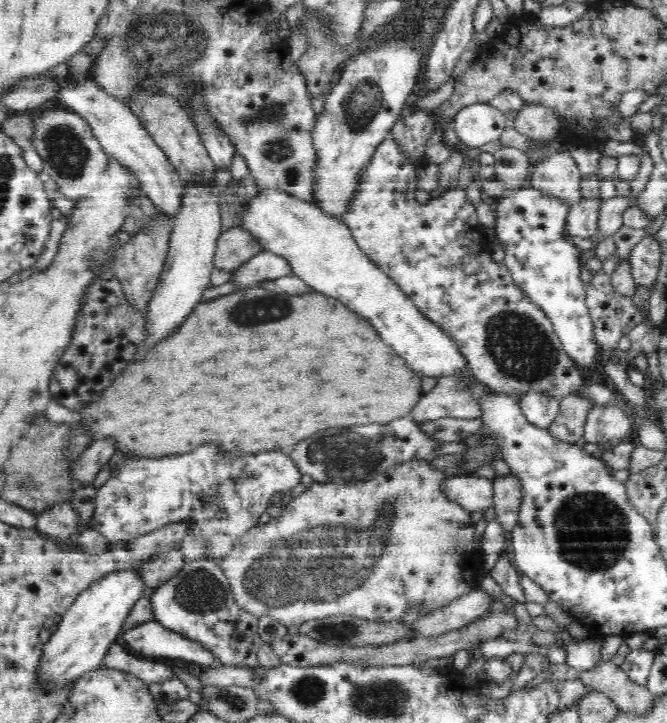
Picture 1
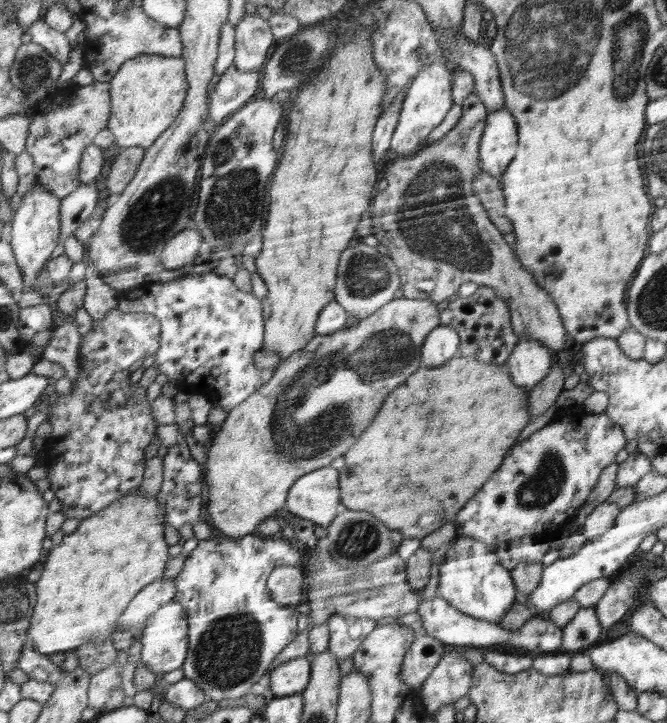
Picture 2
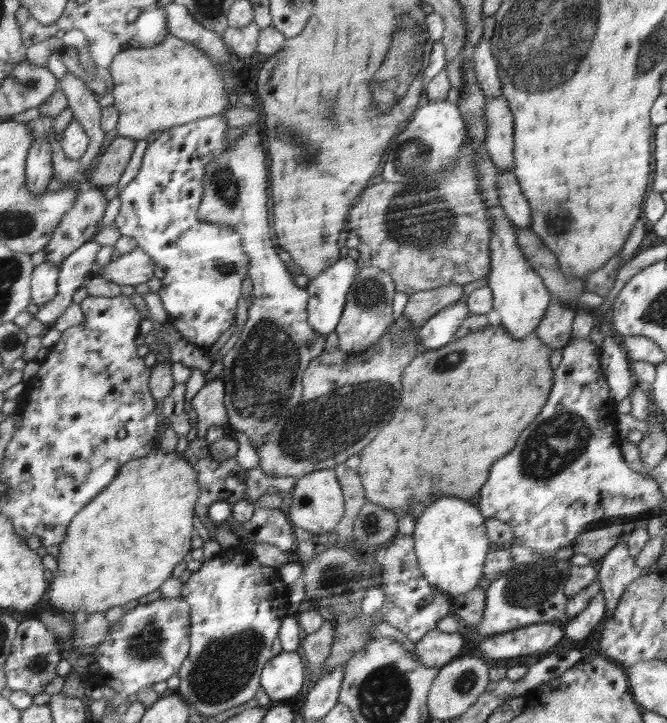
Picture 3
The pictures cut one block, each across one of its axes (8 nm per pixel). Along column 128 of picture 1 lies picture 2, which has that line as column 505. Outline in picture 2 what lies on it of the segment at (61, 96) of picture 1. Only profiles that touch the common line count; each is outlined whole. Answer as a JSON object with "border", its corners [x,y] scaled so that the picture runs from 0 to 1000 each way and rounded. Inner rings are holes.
{"border":[[[757,147],[732,154],[718,202],[721,235],[750,250],[774,206],[775,172],[768,156]]]}

